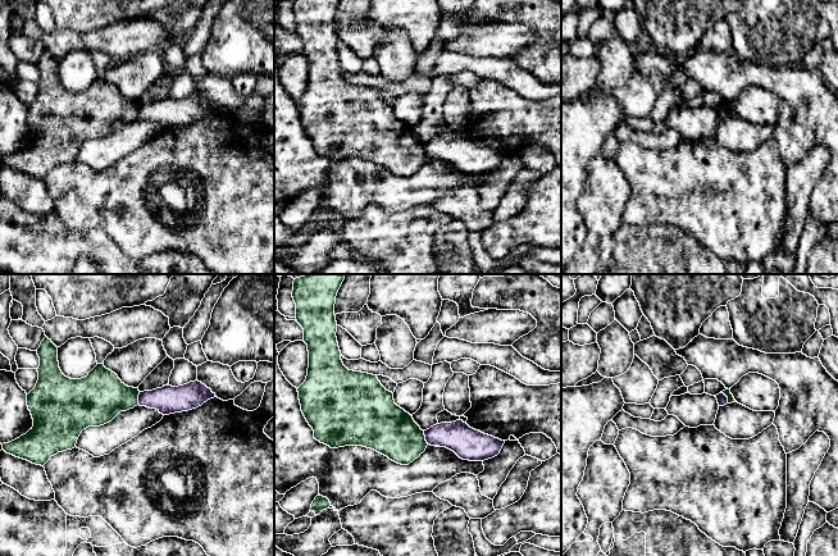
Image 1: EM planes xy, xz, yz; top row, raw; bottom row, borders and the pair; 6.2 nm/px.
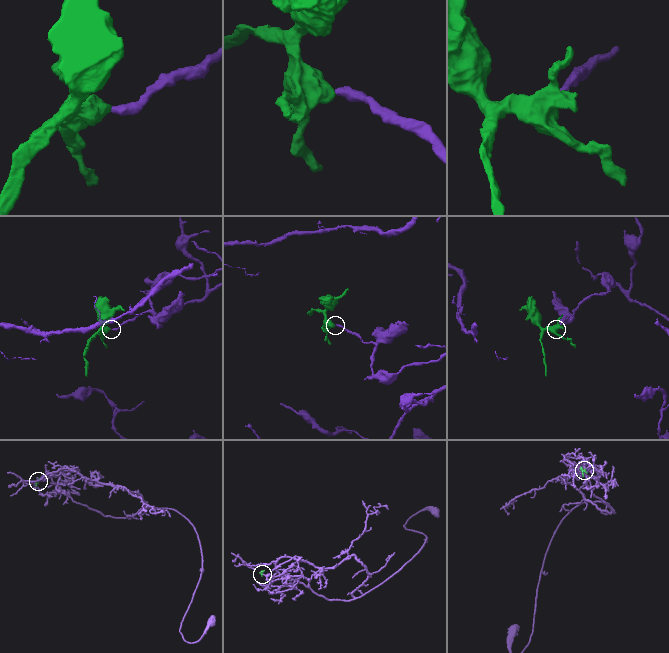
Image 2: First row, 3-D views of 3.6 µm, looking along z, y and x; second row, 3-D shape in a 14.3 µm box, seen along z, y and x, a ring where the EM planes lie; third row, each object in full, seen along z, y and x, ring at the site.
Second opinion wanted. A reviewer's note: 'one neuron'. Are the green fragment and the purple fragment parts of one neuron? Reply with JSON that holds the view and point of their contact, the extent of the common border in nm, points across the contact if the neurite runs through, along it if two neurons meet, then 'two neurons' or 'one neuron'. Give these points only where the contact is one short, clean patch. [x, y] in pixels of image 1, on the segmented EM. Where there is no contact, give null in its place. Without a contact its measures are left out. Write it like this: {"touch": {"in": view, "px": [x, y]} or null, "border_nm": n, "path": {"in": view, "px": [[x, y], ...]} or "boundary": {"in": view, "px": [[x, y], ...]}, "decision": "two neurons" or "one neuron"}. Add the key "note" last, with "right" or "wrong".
{"touch": {"in": "xz", "px": [424, 437]}, "border_nm": 90, "decision": "two neurons", "note": "wrong"}

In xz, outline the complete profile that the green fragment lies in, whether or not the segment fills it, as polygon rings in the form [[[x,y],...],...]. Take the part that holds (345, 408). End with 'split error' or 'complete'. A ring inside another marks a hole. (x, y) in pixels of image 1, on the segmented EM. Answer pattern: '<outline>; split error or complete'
[[[306,274],[293,281],[296,320],[304,329],[309,351],[305,382],[297,388],[301,411],[314,430],[314,438],[331,448],[363,446],[390,460],[409,465],[427,448],[424,430],[413,416],[397,406],[377,375],[349,370],[342,360],[336,332],[334,304],[345,274]]]; complete

